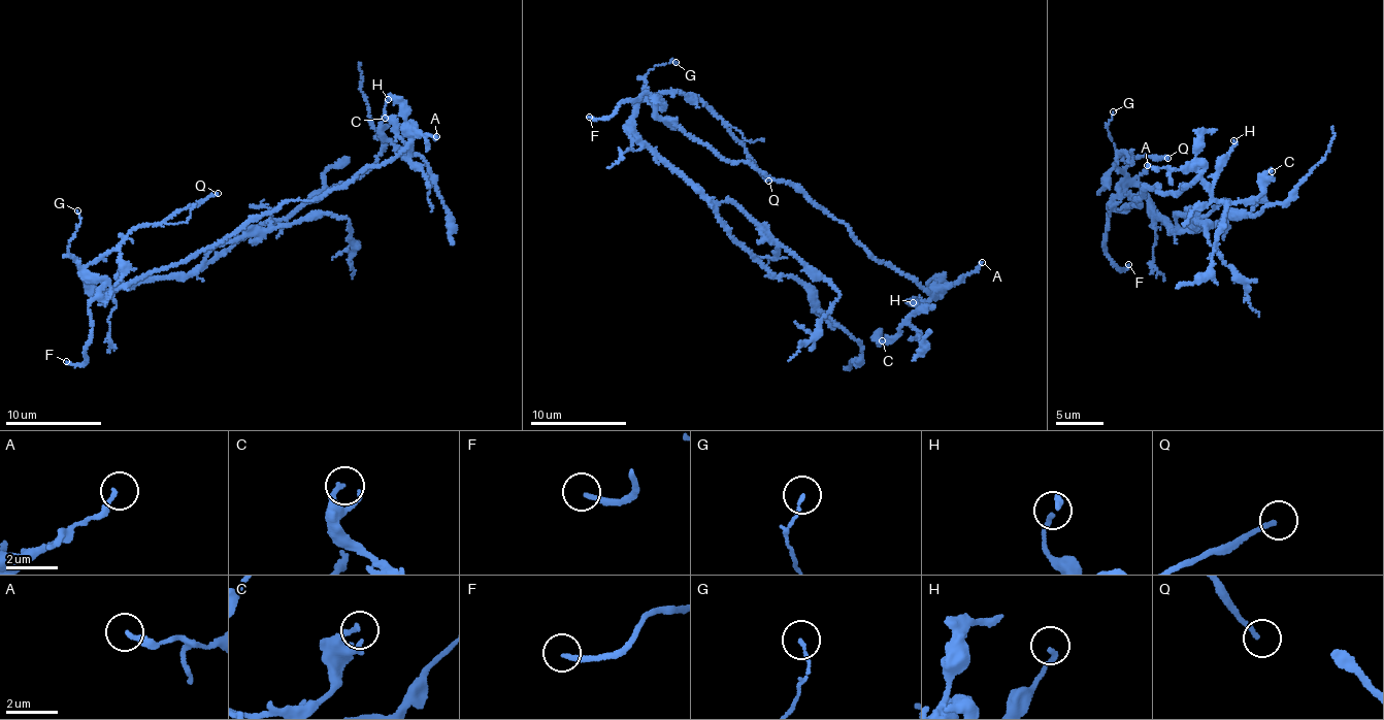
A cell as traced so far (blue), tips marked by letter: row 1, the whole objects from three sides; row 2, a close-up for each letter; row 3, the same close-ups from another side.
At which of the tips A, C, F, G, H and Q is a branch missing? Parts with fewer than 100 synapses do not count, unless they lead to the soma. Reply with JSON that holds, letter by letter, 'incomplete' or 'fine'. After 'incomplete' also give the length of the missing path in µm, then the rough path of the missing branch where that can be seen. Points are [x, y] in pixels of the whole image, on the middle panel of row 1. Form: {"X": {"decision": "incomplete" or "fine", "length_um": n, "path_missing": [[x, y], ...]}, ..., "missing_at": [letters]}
{"A": {"decision": "fine"}, "C": {"decision": "fine"}, "F": {"decision": "incomplete", "length_um": 40}, "G": {"decision": "fine"}, "H": {"decision": "fine"}, "Q": {"decision": "fine"}, "missing_at": ["F"]}

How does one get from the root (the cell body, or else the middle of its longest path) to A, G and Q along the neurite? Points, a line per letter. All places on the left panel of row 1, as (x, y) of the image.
A: (101, 294), (213, 248), (286, 201), (315, 200), (386, 165), (413, 133), (436, 136)
G: (101, 294), (101, 282), (68, 252), (69, 240), (80, 223), (77, 210)
Q: (101, 294), (101, 282), (86, 267), (138, 227), (161, 222), (218, 193)

